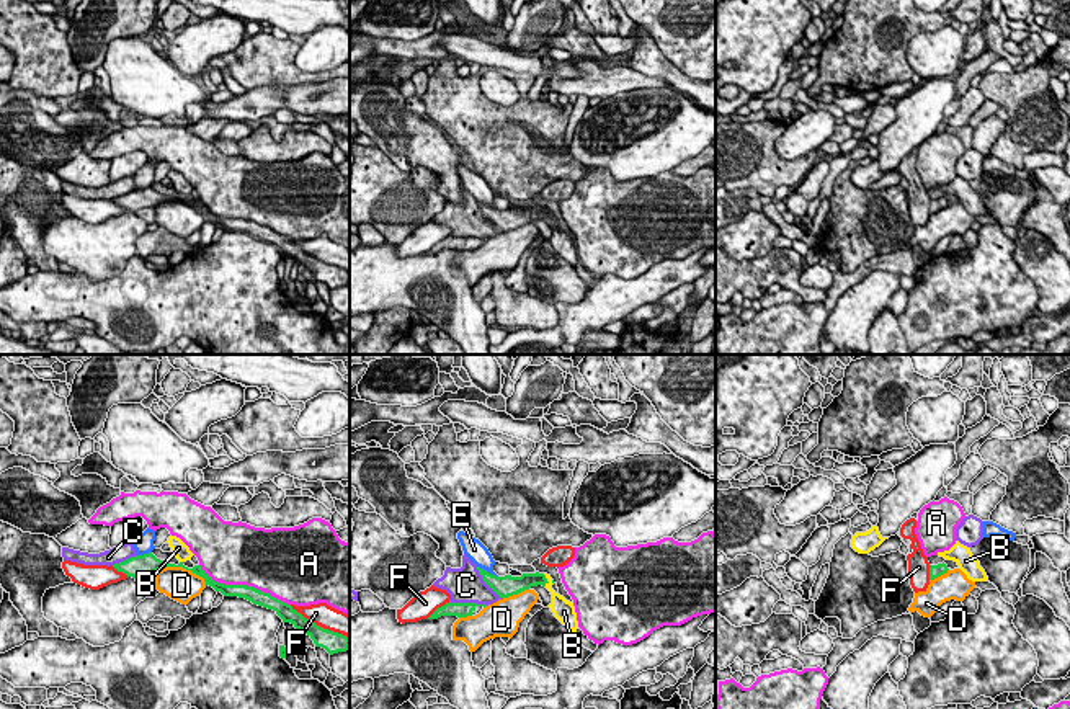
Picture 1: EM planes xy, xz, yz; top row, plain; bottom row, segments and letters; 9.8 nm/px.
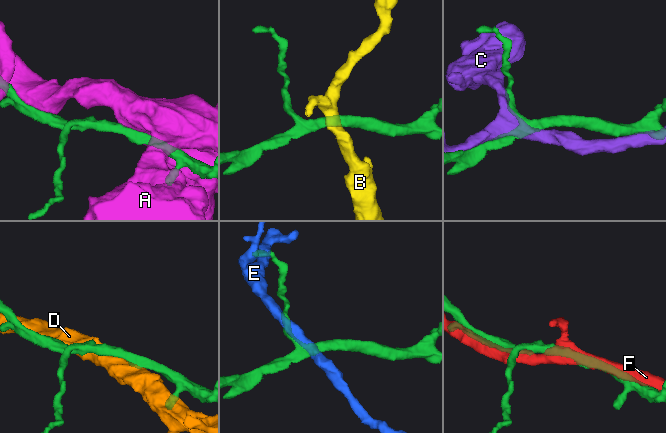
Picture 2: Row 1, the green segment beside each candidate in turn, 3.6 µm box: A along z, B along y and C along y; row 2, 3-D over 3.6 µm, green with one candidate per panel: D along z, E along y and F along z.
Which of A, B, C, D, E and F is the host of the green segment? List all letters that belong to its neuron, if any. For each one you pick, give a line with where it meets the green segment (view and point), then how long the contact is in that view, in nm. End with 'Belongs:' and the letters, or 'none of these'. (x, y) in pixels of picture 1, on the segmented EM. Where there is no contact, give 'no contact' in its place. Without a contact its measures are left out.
D: xy (182, 566) | 550 nm
Belongs: D

